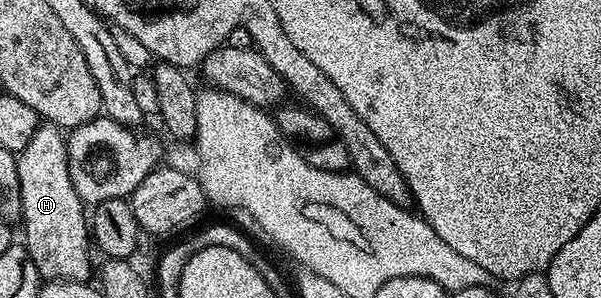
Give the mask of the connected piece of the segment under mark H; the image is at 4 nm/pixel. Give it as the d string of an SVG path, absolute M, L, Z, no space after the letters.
M42 124L36 136L28 140L28 148L17 155L22 196L20 222L26 225L26 251L44 280L86 282L90 274L92 233L87 211L82 211L82 198L70 179L66 139L59 127Z

